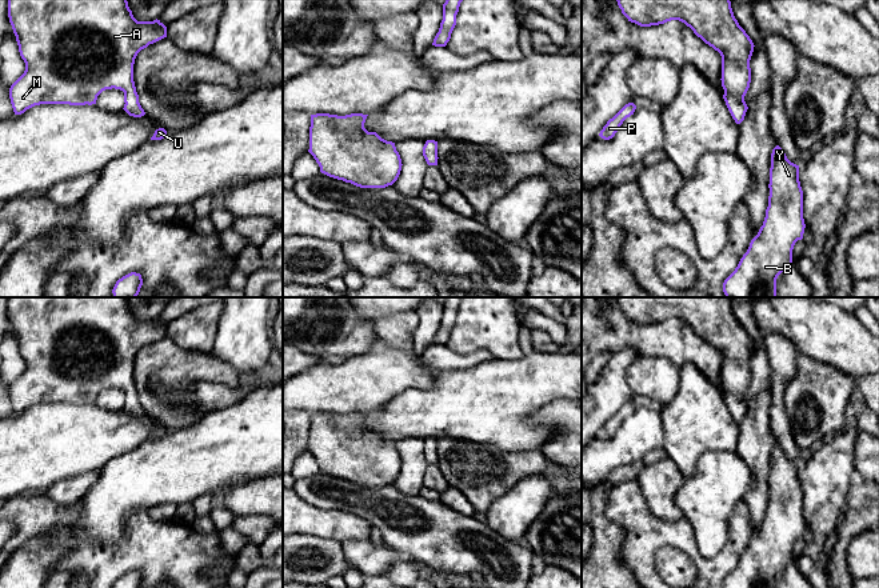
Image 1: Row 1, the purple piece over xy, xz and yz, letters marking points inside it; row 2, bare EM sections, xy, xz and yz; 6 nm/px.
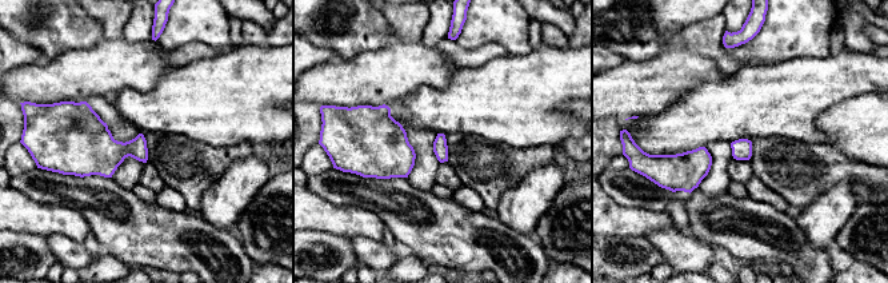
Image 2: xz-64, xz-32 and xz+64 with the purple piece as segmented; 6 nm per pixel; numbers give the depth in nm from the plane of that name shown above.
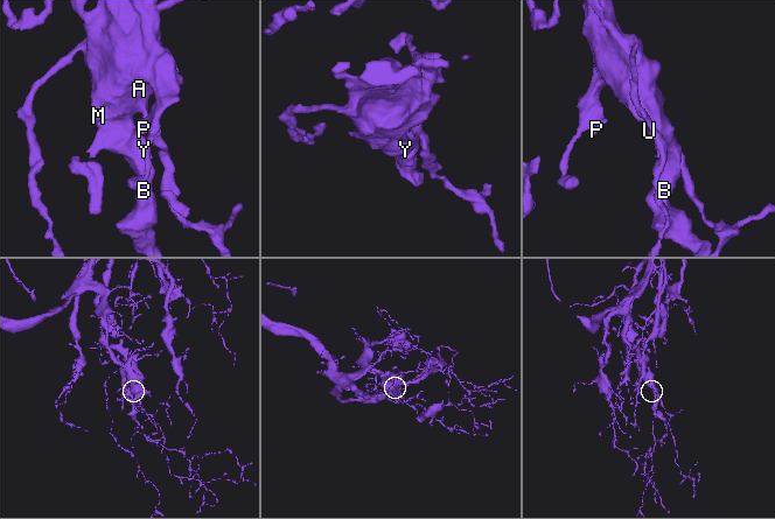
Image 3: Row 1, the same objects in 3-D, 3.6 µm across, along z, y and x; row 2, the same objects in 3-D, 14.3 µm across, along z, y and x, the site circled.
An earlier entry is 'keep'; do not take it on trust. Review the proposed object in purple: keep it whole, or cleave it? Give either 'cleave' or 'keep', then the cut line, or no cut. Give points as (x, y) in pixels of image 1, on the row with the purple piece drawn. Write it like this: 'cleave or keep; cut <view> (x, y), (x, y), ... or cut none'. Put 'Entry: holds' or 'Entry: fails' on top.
Entry: holds
keep; cut none

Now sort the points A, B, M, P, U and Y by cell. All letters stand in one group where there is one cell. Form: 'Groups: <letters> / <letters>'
Groups: A B M P U Y

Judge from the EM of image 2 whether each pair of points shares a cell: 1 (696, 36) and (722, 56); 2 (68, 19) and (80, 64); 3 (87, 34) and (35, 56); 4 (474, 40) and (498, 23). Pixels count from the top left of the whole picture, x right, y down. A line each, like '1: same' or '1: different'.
1: same
2: different
3: different
4: same

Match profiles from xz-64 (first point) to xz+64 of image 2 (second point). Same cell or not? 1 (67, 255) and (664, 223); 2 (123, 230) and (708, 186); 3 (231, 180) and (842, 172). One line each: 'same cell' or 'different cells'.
1: different cells
2: different cells
3: different cells

